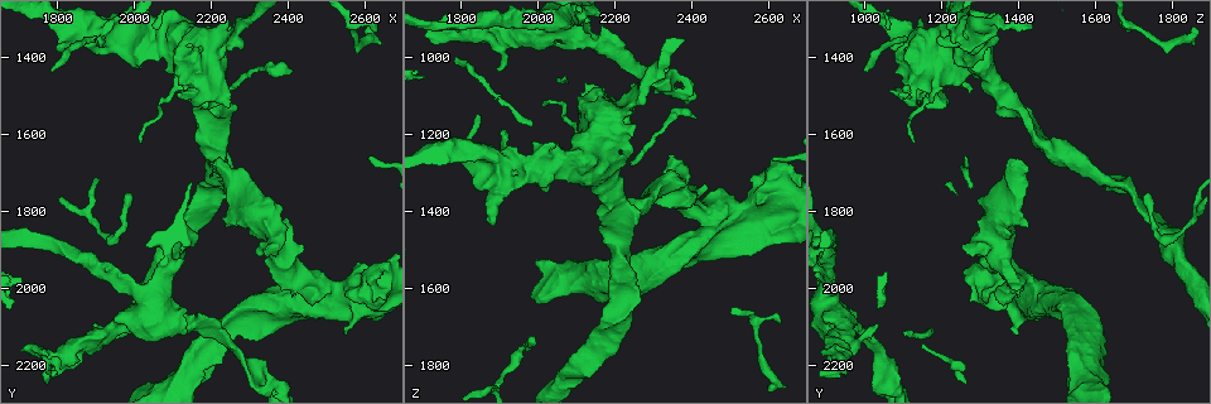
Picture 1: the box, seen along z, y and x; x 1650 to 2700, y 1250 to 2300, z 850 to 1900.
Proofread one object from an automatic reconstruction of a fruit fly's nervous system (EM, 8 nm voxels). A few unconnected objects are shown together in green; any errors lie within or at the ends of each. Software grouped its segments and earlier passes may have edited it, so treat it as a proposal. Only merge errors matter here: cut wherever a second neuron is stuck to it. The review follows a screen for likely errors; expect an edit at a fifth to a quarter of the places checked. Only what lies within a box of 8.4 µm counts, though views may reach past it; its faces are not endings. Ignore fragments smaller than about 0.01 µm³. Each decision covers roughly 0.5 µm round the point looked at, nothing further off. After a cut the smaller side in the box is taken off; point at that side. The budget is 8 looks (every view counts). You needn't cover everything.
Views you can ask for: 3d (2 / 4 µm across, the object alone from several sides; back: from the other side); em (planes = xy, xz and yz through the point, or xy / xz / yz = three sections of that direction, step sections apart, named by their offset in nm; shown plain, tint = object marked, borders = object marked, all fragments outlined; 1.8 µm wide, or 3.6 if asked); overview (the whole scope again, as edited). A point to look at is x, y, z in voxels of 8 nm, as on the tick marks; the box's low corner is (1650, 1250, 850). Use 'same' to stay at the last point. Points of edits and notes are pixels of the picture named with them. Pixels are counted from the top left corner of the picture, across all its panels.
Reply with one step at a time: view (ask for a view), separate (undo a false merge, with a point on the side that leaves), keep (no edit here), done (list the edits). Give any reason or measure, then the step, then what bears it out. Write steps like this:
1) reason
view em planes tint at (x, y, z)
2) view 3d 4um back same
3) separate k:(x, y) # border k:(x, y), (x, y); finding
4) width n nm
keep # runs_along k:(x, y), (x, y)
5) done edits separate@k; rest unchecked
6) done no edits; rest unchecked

calibre changes
view em 3.6um planes plain at (2025, 2060, 935)

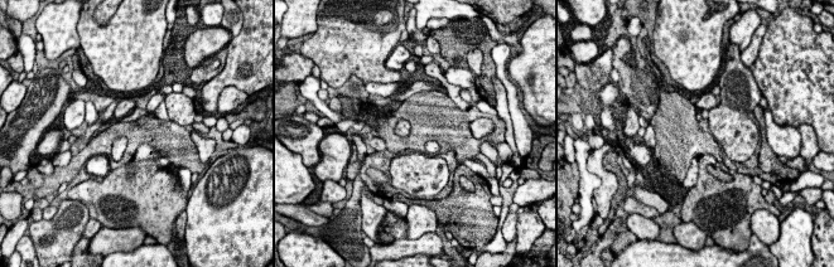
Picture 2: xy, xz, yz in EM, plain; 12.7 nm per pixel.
with the object marked
view em 3.6um planes tint same

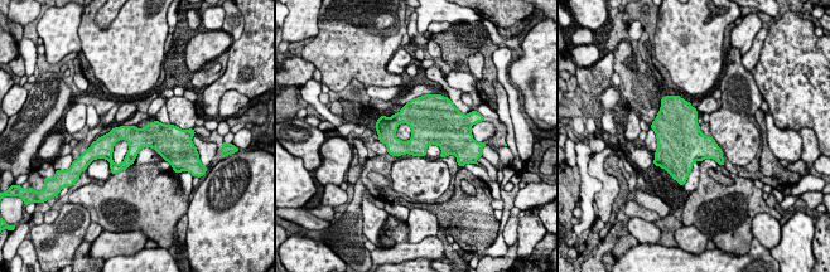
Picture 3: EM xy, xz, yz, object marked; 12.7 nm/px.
keep # continuous, no second neuron

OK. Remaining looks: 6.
touches itself
view 3d 4um back at (1770, 2205, 930)

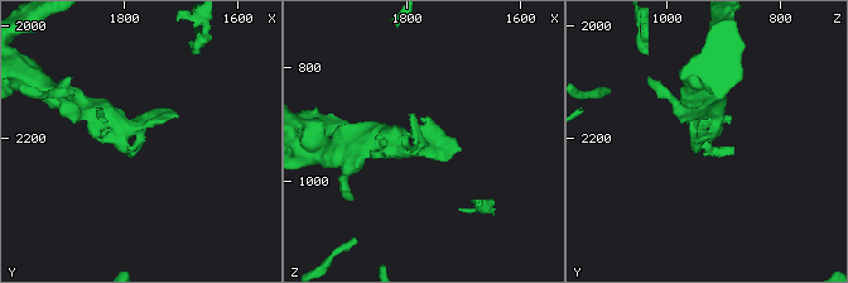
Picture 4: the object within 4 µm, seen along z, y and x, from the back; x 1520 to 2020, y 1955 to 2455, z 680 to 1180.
shape alone is not enough
view em 3.6um xz step 8 tint at (1775, 2205, 935)

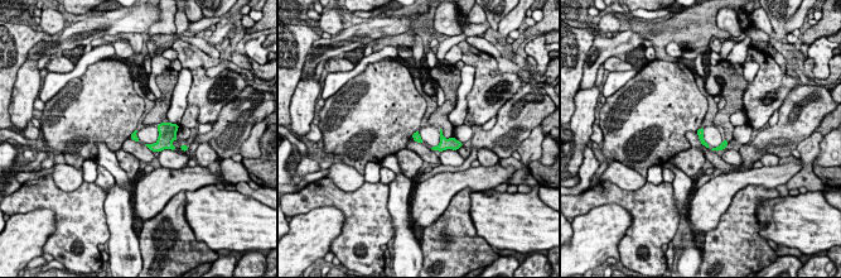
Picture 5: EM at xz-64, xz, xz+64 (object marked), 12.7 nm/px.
view em 3.6um xy step 16 tint same

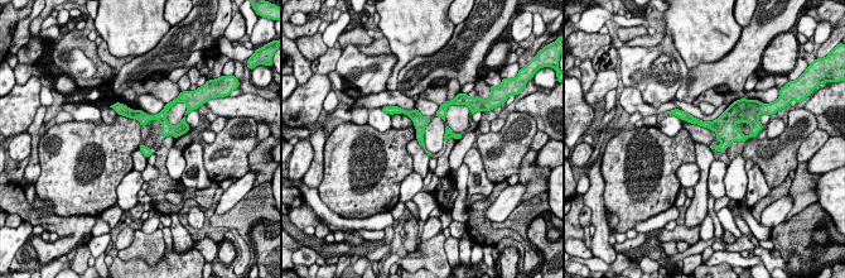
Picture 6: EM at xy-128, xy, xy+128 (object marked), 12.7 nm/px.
keep # runs_along 6:(681, 115), (723, 126), (740, 138); continuous, no second neuron

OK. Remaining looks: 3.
arms part here
view em planes tint at (2370, 1900, 1350)

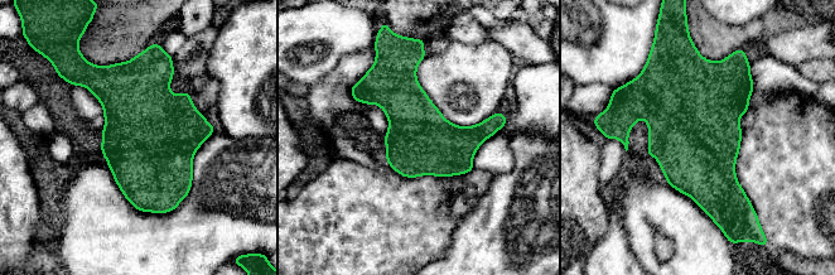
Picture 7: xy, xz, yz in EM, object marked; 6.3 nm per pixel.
width 440 nm
keep # one neuron here

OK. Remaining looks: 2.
done no edits; rest unchecked

